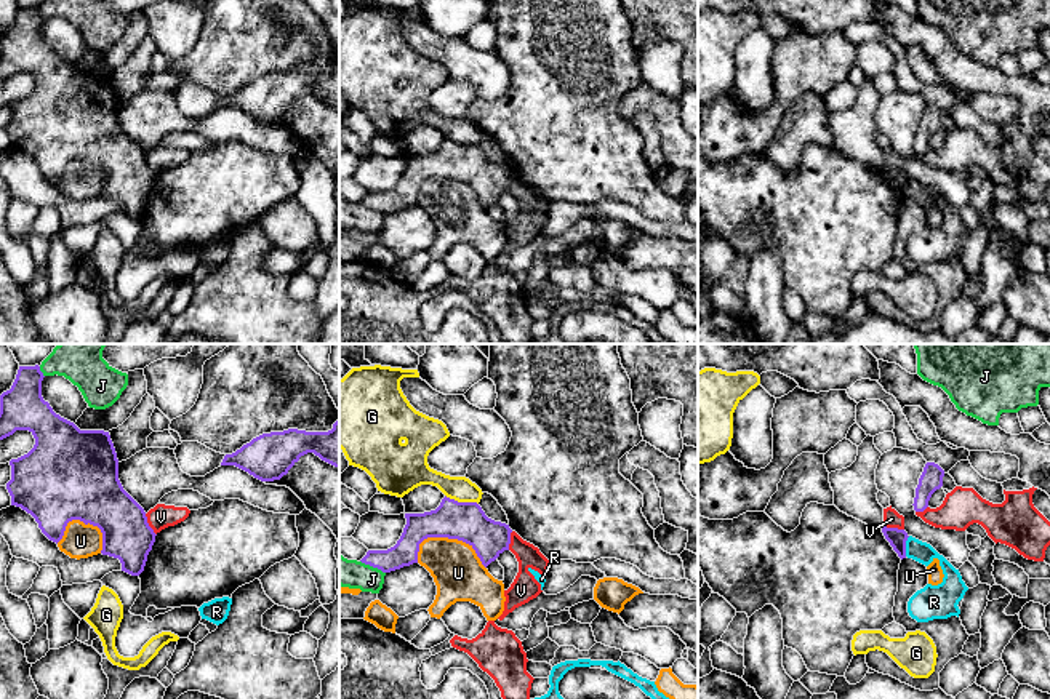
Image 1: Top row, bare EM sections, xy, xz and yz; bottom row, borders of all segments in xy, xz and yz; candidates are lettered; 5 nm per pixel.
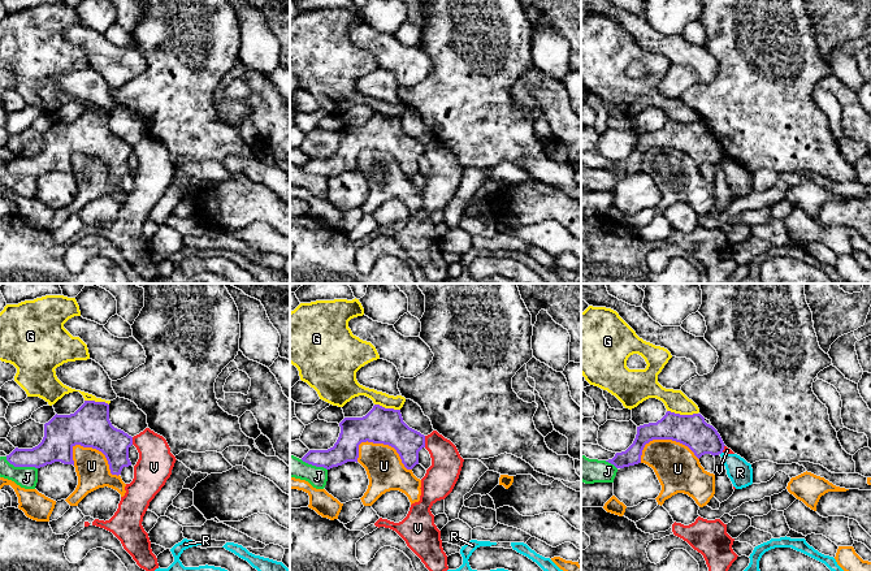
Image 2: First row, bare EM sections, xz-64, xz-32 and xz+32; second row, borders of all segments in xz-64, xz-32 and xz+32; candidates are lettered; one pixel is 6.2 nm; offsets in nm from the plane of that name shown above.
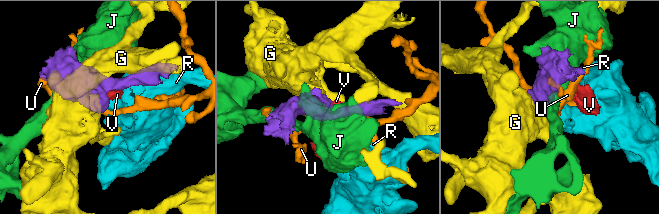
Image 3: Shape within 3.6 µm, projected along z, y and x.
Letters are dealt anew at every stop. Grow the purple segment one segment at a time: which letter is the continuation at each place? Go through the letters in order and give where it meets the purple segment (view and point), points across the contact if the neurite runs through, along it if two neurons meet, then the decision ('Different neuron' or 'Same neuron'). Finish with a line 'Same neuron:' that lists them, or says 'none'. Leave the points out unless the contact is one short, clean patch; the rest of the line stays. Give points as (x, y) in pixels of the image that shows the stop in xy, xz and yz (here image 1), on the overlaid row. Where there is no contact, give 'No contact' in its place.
G: Touches purple at xz (461, 503). Boundary: xz (445, 495), (458, 501), (474, 501), (477, 504). Different neuron
J: Touches purple at xz (373, 567). Different neuron
R: Touches purple at yz (905, 546). Boundary: yz (909, 536), (905, 555). Different neuron
U: Touches purple at xz (455, 538). Different neuron
V: Touches purple at xy (148, 525). Boundary: xy (144, 514), (156, 535). Different neuron
Same neuron: none

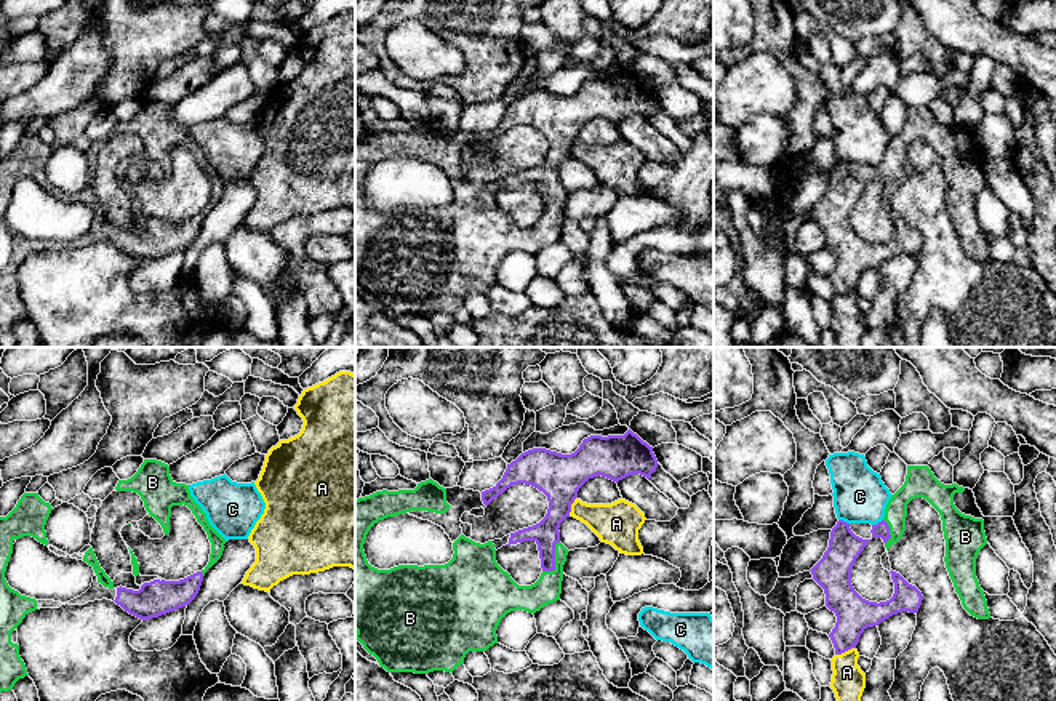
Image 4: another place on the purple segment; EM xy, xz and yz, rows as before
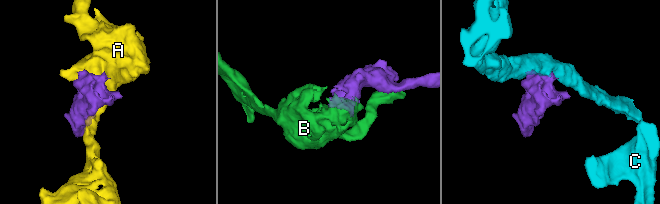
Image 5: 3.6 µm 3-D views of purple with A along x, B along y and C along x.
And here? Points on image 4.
A: Touches purple at yz (845, 650). Different neuron
B: Touches purple at xz (554, 560). Same neuron
C: Touches purple at yz (845, 522). Boundary: yz (839, 519), (850, 524). Different neuron
Same neuron: B

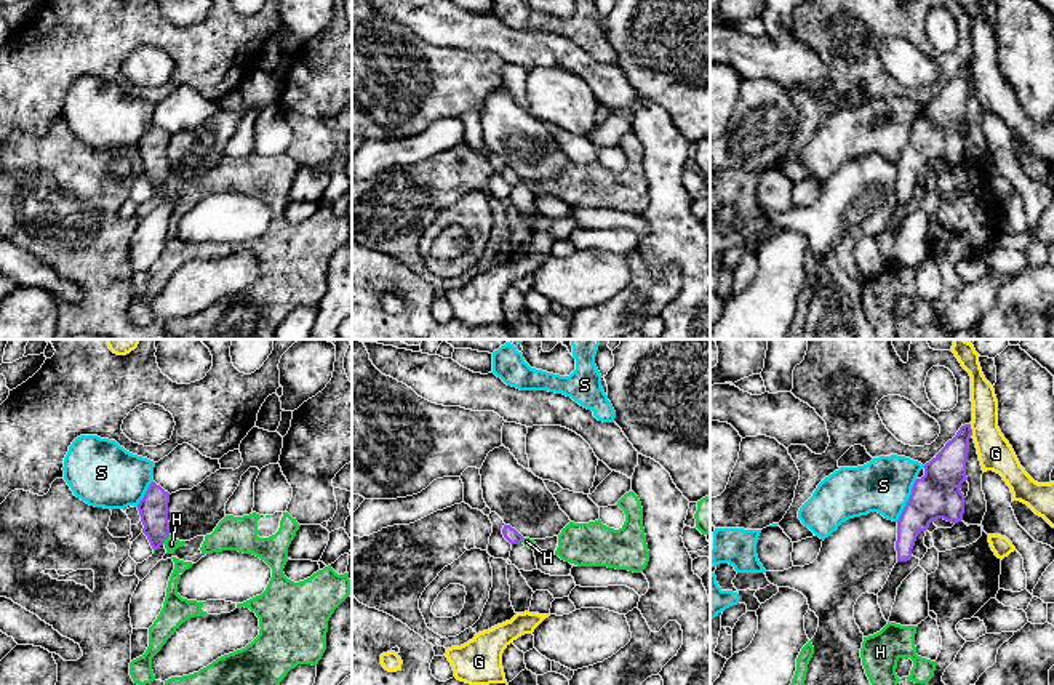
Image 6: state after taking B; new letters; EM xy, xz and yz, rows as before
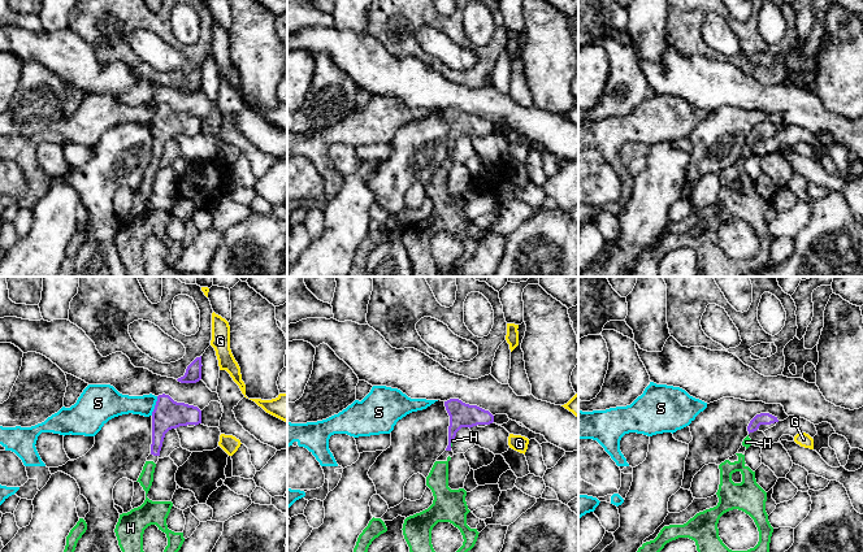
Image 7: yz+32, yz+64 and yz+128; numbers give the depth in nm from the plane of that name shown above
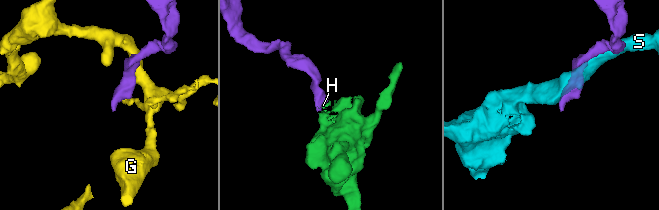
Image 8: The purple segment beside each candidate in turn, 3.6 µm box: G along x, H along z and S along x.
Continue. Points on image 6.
G: Touches purple at yz (971, 429). Different neuron
H: Touches purple at xy (165, 538). Path across: xy (152, 508), (155, 527), (165, 538), (171, 544). Same neuron
S: Touches purple at yz (909, 500). Different neuron
Same neuron: H

